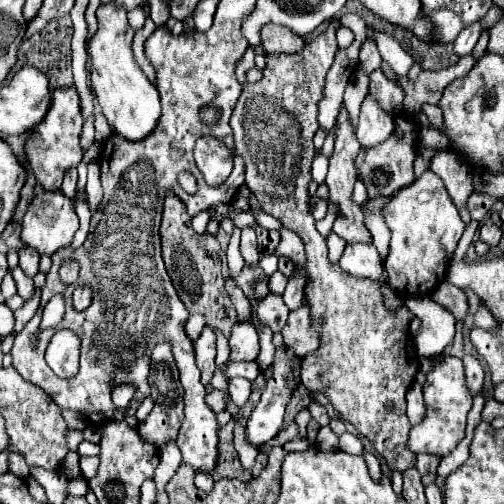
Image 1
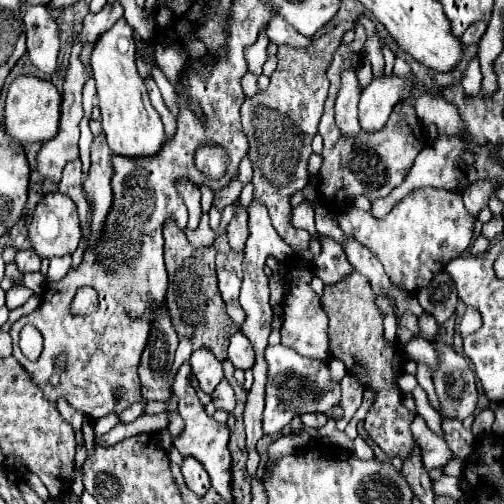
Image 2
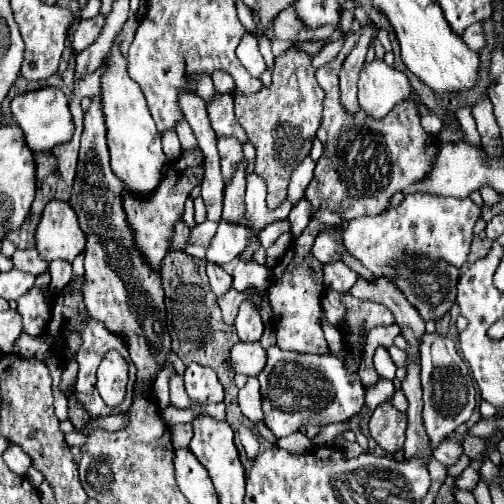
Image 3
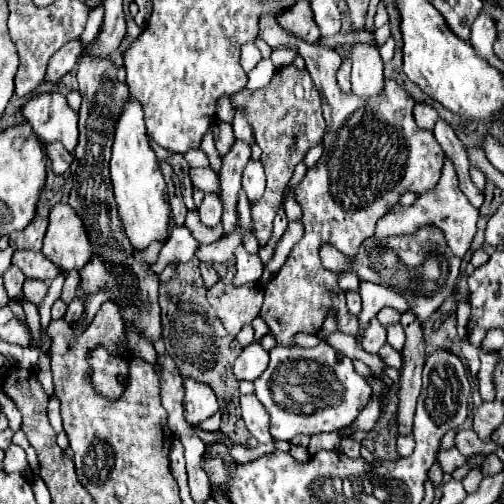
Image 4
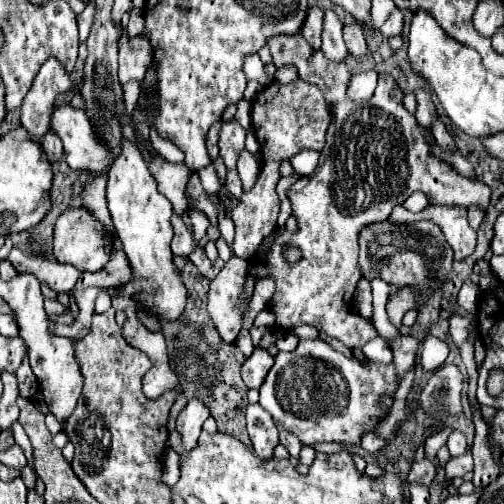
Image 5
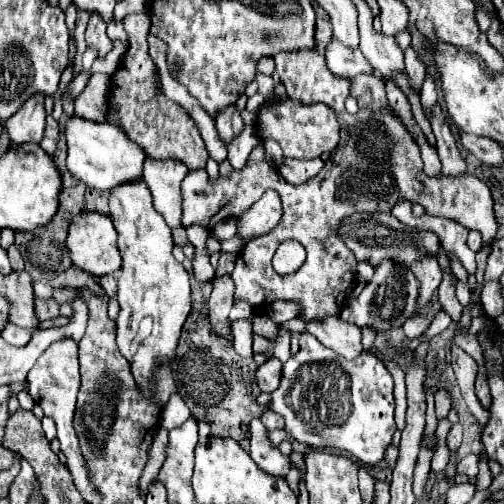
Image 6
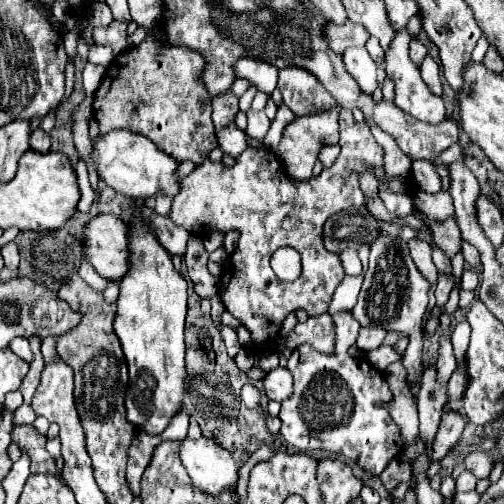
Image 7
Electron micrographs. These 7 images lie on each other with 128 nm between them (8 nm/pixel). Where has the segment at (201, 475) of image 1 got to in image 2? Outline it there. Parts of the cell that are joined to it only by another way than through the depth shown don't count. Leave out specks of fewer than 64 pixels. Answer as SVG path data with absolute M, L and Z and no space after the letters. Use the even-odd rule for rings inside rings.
M186 458L184 464L182 464L182 476L184 476L188 488L190 488L192 492L196 492L198 496L204 496L204 492L208 492L208 488L210 488L210 478L208 478L208 474L204 472L204 466L202 466L198 460Z

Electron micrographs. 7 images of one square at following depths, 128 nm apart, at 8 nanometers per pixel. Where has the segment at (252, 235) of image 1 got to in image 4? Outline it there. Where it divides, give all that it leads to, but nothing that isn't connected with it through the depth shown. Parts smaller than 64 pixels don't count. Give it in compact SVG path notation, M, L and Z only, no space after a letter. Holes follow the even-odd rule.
M236 140L232 150L222 158L220 168L220 188L222 188L222 226L224 232L232 232L236 224L236 206L238 206L238 192L242 190L242 172L250 160L250 146Z

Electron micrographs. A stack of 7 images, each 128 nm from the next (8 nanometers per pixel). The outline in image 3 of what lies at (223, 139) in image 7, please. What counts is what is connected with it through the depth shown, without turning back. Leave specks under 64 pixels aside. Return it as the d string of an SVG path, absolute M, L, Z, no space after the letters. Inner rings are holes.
M250 174L246 180L248 180L248 186L246 186L248 246L240 254L240 260L242 262L252 262L254 260L254 252L260 248L260 240L258 240L260 230L264 230L274 220L286 218L290 214L290 210L292 210L292 202L286 200L276 210L270 210L266 206L266 184L260 178L256 178L254 174Z

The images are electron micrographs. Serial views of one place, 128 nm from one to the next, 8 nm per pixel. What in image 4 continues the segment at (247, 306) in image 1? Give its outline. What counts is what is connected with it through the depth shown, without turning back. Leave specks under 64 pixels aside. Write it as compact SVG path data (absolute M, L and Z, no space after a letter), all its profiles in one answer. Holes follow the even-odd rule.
M206 262L200 264L200 272L202 272L202 278L204 278L204 286L206 288L212 288L212 284L216 284L220 280L220 276L216 274L216 270L210 264L206 264Z

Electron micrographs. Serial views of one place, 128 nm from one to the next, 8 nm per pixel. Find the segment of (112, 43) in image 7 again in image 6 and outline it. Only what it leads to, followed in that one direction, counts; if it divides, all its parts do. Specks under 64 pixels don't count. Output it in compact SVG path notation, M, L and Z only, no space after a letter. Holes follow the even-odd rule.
M93 12L90 16L88 30L86 30L86 42L88 42L88 48L98 50L98 58L104 58L112 48L112 40L106 34L106 22L96 12Z

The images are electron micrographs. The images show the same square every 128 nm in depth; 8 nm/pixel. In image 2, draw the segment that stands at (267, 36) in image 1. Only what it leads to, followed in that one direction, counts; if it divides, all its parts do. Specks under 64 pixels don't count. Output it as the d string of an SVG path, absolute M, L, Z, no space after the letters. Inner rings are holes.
M276 18L268 24L266 34L268 34L270 42L274 42L276 46L286 44L286 46L292 46L292 48L306 48L310 44L310 38L296 32L288 22L284 22L280 18Z

